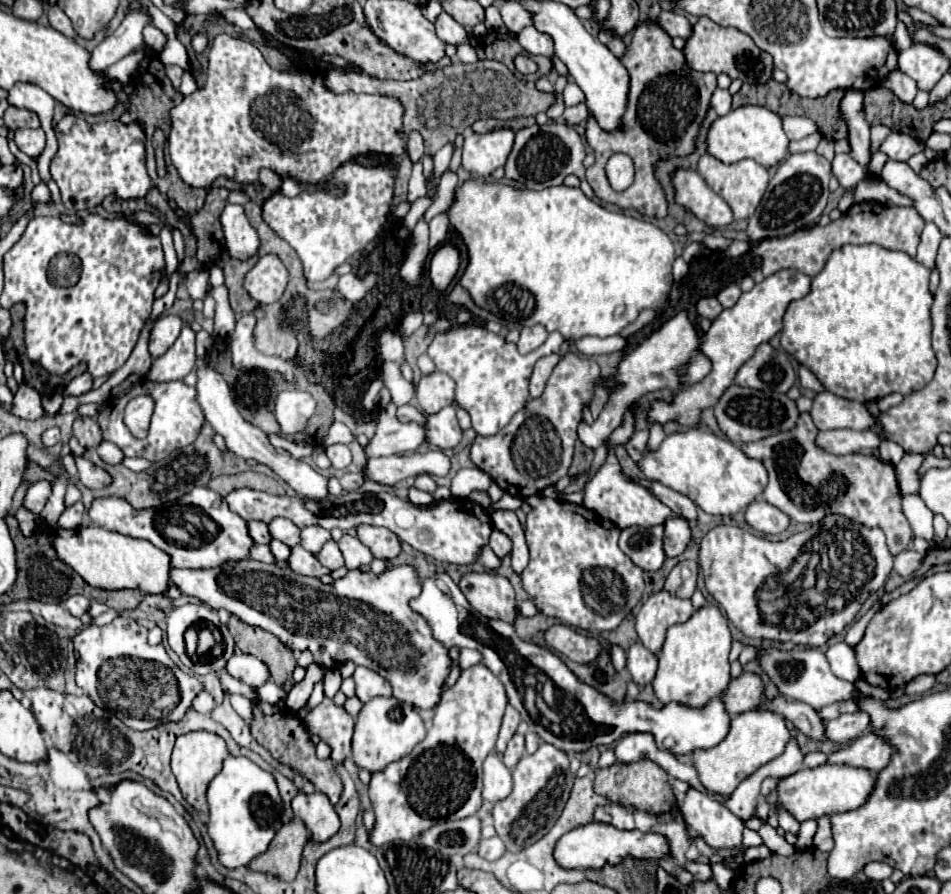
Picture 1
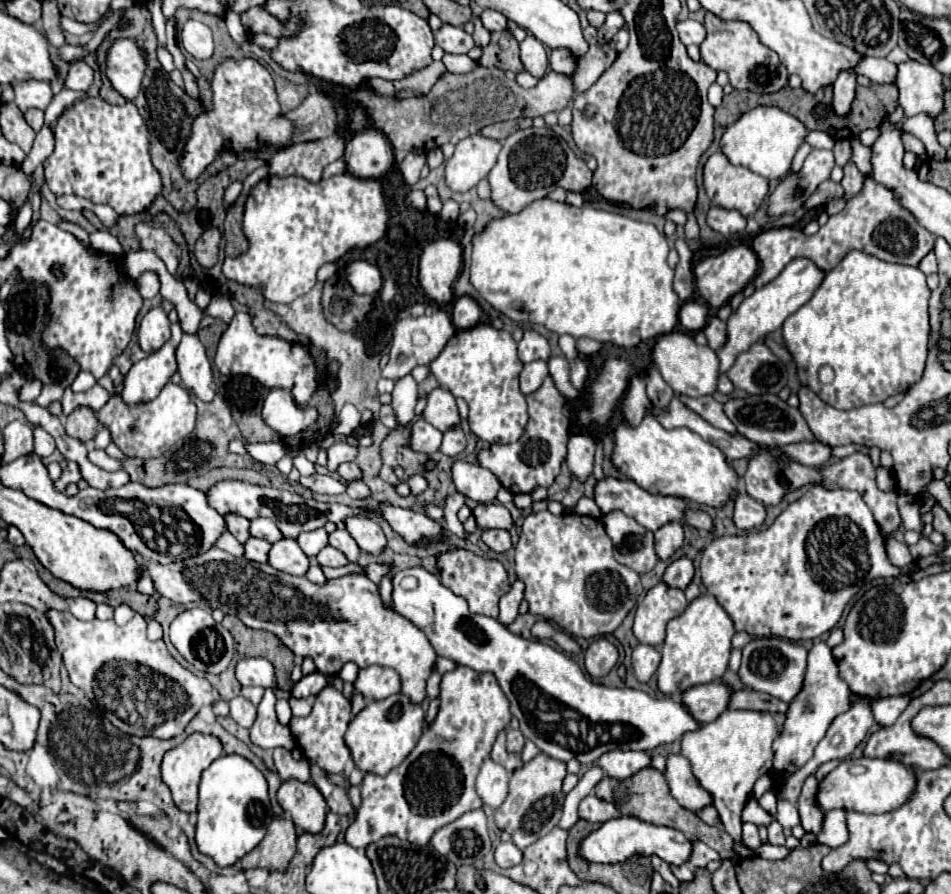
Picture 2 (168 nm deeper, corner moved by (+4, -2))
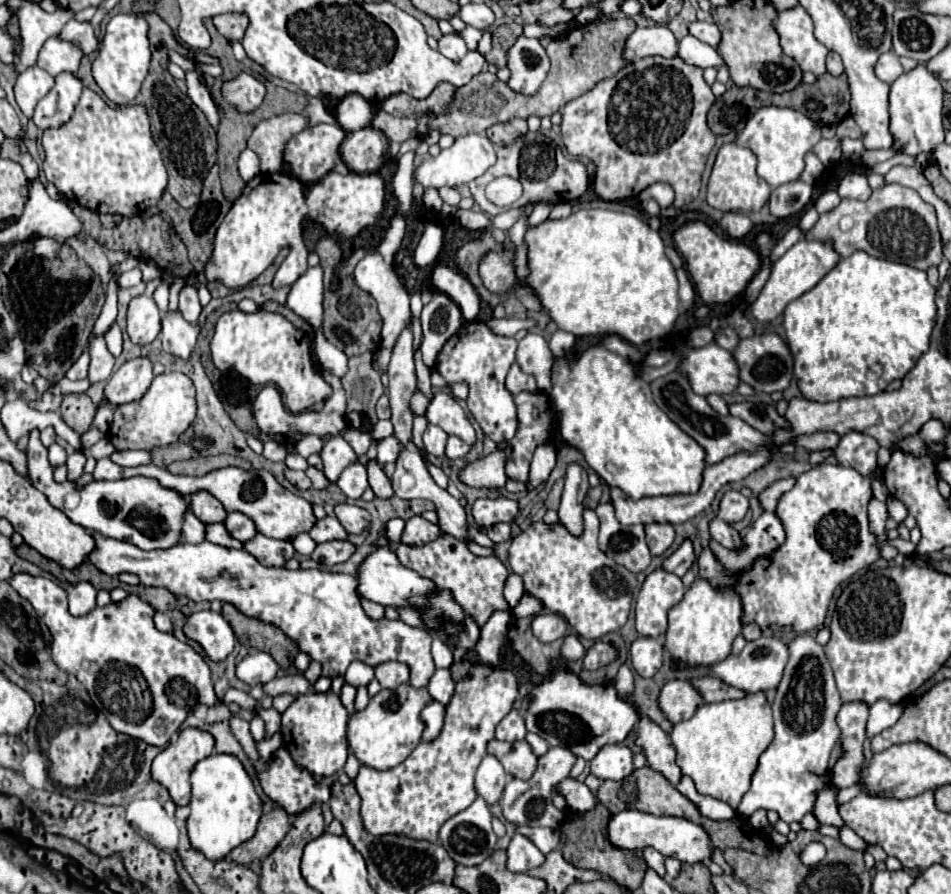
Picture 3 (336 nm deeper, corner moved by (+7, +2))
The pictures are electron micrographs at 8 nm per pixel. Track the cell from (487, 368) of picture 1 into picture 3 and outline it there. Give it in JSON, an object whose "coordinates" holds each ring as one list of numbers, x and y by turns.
{"coordinates":[[470,322,464,324,440,350,436,360,436,370,450,382,468,382,470,394,468,394,468,410,476,418,476,422,482,426,484,434,492,438,496,444,512,440,518,428,516,420,516,406,514,396,506,390,504,378,514,362,516,352,516,340,498,336,490,332,490,328,482,322]]}

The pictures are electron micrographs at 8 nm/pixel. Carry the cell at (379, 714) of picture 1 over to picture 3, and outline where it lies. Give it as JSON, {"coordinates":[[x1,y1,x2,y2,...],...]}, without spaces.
{"coordinates":[[400,684,396,690,380,690,370,698,368,706,360,712,354,712,348,720,348,744,354,756,370,768,390,770,398,766,406,756,420,744,424,730,422,708,432,702,428,688,414,688,410,684]]}

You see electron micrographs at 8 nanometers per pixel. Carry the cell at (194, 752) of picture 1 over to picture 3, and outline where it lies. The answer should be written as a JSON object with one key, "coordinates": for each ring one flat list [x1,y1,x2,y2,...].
{"coordinates":[[186,728,182,730,176,740,172,740,152,762,152,780,160,782,176,806,186,806,190,802,190,770,196,762,204,760,214,752,214,738,212,734,198,730,198,728]]}

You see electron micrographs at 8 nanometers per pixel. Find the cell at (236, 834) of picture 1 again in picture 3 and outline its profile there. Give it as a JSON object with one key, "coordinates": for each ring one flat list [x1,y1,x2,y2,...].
{"coordinates":[[212,754,204,760,200,760,190,774,192,782,192,800,190,800,190,816,188,816,188,838,194,850,202,852,208,860,222,860,230,850,240,846,244,840,252,838,258,826,258,820,262,816,262,802,260,796,254,790,254,784,250,776,246,774,244,766,236,756,230,754]]}

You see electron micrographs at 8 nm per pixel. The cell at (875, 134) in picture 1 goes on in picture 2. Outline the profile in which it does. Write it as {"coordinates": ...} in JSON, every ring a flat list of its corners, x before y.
{"coordinates":[[859,138,851,140,851,160,859,168,859,172,865,176,871,176,871,154,873,154,871,146,861,144]]}

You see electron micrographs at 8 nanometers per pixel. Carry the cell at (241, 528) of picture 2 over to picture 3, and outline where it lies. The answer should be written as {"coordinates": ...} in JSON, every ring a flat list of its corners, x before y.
{"coordinates":[[200,490,200,492,190,494,188,496,188,504,190,504,192,514,198,520,202,520,204,524,222,522,226,518,226,510,222,508,222,504,212,494,208,494,206,490]]}

